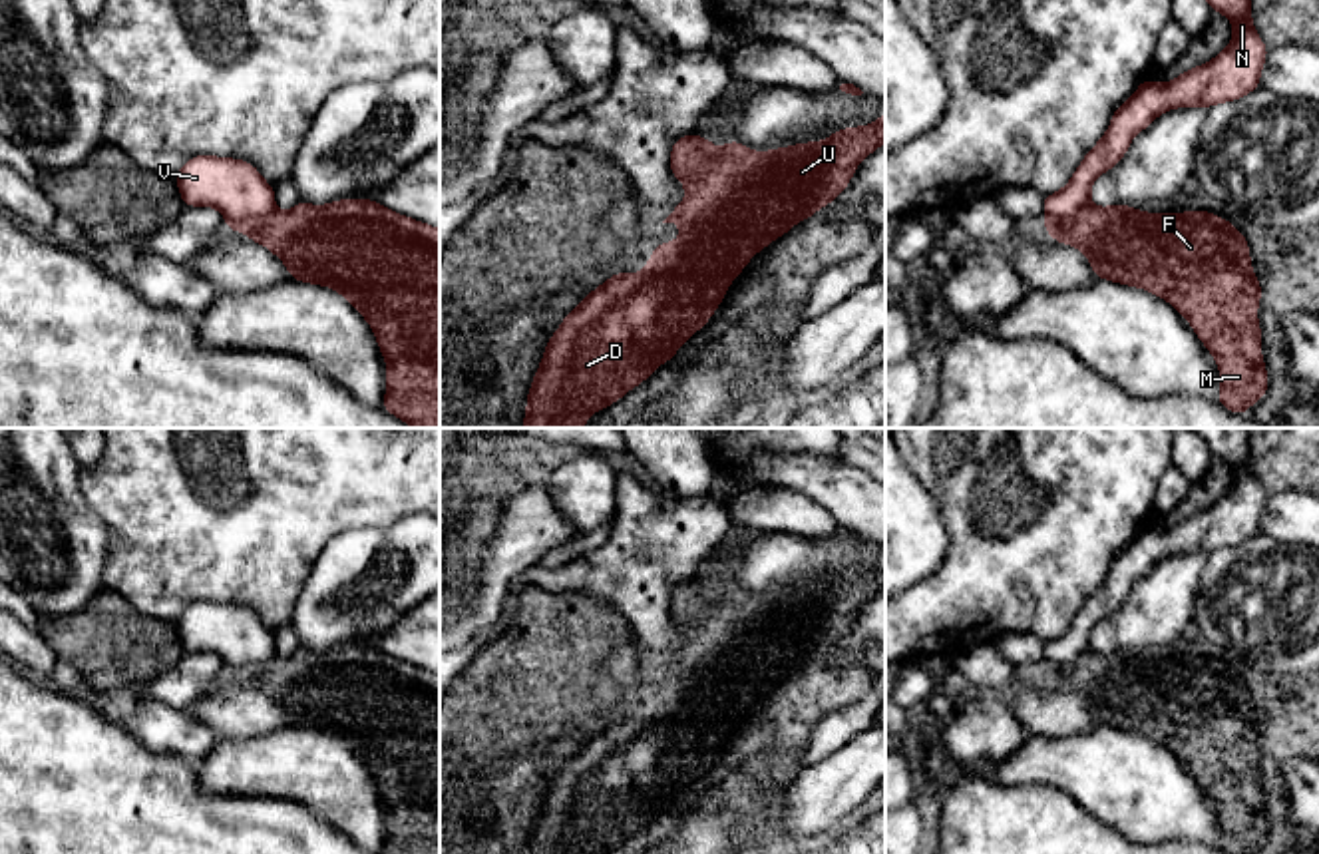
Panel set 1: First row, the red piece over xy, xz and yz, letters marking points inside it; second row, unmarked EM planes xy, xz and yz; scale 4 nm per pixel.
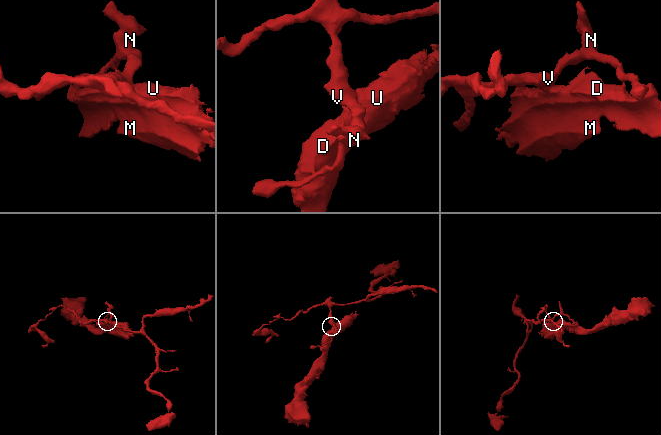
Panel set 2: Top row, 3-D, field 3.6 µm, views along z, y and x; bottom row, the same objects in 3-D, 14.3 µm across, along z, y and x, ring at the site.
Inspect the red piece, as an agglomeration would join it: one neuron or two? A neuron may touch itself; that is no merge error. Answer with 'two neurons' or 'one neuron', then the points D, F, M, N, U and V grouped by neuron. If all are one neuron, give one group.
two neurons; D F M U / N V

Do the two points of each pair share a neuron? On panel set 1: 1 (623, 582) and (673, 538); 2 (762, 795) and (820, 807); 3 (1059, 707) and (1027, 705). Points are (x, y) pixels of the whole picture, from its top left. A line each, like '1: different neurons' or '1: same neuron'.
1: same neuron
2: different neurons
3: same neuron

